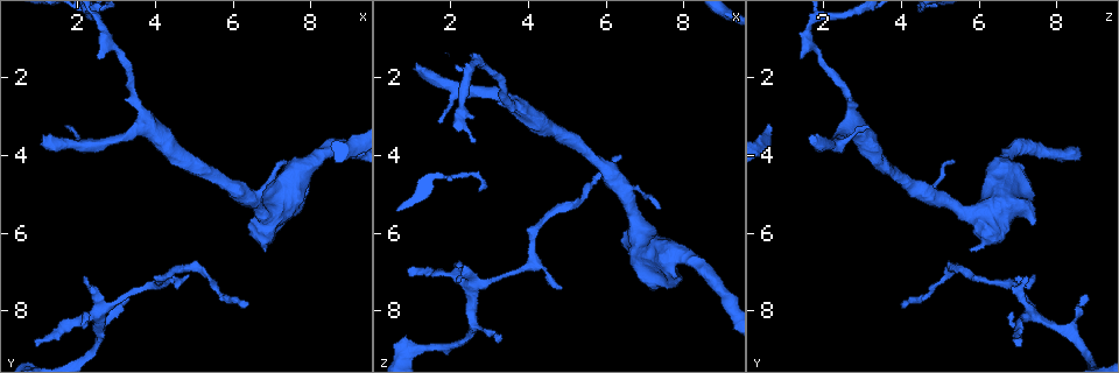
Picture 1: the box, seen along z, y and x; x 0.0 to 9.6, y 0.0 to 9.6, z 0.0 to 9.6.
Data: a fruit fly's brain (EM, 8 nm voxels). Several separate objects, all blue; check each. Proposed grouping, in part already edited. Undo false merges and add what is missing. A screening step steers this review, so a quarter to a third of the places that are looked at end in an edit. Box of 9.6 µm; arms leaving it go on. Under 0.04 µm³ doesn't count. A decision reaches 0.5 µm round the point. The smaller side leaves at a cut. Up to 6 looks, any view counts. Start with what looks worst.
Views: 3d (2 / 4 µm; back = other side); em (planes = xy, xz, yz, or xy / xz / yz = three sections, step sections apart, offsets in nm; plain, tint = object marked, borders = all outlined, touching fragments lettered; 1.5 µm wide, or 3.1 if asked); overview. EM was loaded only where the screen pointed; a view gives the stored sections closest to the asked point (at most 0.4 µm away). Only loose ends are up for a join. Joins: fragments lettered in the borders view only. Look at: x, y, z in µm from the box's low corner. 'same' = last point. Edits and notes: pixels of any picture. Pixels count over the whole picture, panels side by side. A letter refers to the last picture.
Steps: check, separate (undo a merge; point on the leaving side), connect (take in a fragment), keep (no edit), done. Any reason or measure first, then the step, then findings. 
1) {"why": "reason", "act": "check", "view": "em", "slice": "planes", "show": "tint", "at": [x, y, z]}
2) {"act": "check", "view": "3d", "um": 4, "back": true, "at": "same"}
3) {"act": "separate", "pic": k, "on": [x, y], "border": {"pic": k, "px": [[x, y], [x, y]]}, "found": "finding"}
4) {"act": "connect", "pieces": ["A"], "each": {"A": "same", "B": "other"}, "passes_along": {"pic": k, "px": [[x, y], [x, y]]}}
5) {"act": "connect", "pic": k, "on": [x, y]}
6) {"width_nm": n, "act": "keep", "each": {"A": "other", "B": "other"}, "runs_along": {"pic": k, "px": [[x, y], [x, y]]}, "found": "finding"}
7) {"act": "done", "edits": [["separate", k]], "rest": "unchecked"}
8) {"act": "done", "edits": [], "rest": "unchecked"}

{"why": "branch stops here", "act": "check", "view": "em", "slice": "yz", "step": 8, "show": "tint", "at": [1.15, 3.60, 1.65]}

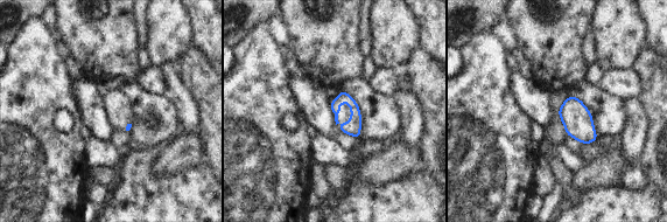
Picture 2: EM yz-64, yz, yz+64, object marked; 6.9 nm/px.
{"why": "another direction", "act": "check", "view": "em", "slice": "xz", "step": 4, "show": "borders", "at": "same"}

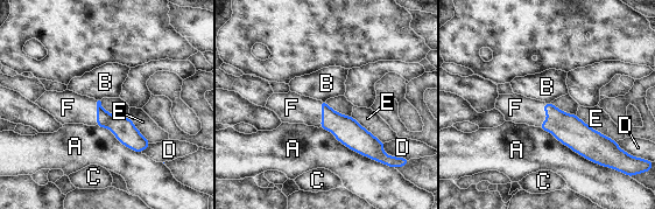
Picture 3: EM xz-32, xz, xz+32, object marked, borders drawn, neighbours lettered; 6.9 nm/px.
{"act": "connect", "pic": 3, "on": [515, 108], "each": {"A": "other", "B": "other", "C": "other", "D": "other", "E": "other", "F": "same"}, "found": "it goes on there"}

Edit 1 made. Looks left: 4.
{"why": "free end", "act": "check", "view": "em", "slice": "planes", "show": "tint", "at": [2.50, 1.50, 1.40]}

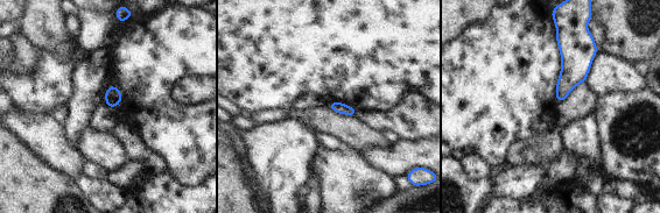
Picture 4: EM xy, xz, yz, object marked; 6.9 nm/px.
{"why": "see the neighbours", "act": "check", "view": "em", "slice": "planes", "show": "borders", "at": "same"}

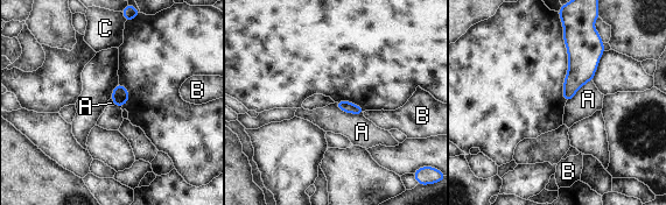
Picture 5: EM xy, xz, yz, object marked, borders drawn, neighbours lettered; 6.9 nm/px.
{"act": "keep", "each": {"A": "other", "B": "other", "C": "other"}, "found": "none of them fits"}

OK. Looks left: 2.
{"act": "done", "edits": [["connect", 3]], "rest": "unchecked"}

